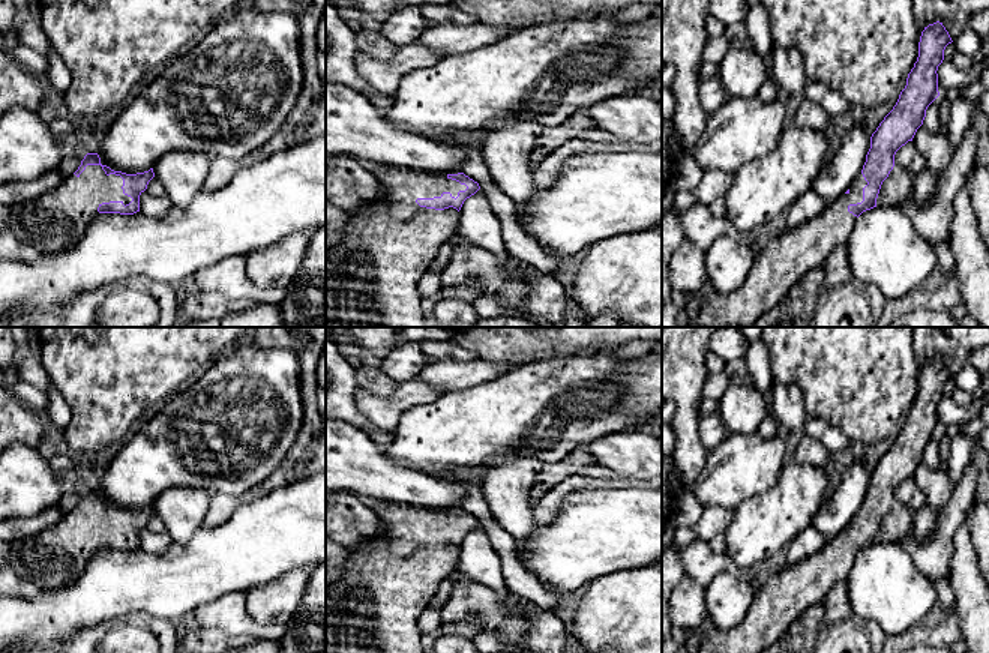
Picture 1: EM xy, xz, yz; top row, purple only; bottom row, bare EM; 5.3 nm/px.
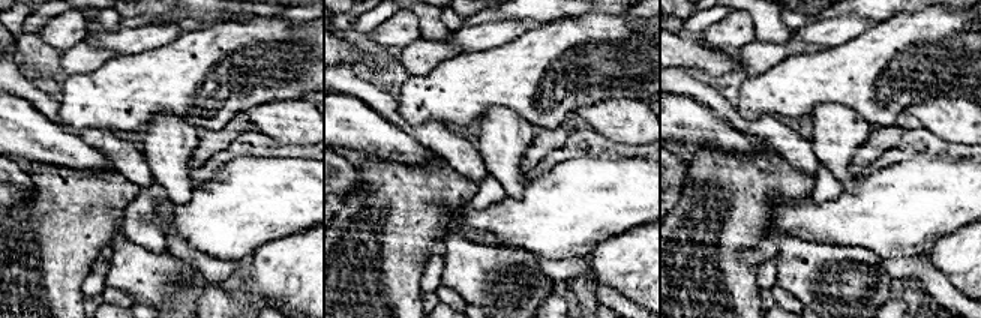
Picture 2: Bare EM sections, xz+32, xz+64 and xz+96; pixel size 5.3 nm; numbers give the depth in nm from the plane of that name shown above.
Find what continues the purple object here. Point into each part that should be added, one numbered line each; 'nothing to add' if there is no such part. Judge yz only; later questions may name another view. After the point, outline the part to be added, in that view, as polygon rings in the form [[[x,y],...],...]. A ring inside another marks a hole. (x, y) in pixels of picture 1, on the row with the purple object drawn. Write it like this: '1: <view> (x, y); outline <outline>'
1: yz (785, 258); outline [[[860,173],[849,188],[849,192],[828,203],[815,218],[792,230],[785,230],[777,236],[767,237],[744,284],[734,293],[720,294],[707,284],[701,291],[687,294],[683,309],[687,318],[687,327],[749,327],[761,315],[780,303],[792,285],[807,272],[822,267],[836,248],[846,246],[857,219],[857,216],[848,212],[848,206],[863,201],[863,188],[866,185],[867,182]]]

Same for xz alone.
1: xz (374, 260); outline [[[380,165],[380,167],[381,171],[374,176],[383,186],[383,197],[372,203],[368,203],[366,206],[360,207],[359,210],[354,210],[353,213],[345,213],[342,225],[333,233],[326,236],[326,327],[431,327],[420,305],[423,297],[419,293],[417,284],[419,279],[429,269],[440,246],[449,242],[456,234],[459,225],[459,212],[453,207],[444,210],[420,207],[416,203],[416,200],[441,197],[443,192],[450,192],[452,197],[456,198],[458,192],[465,191],[467,186],[461,185],[456,180],[449,179],[447,174],[431,174],[425,171],[392,165]]]

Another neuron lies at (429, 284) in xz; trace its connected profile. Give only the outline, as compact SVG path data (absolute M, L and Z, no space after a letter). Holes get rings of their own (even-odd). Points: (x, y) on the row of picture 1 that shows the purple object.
M426 270L425 275L419 279L417 288L422 297L431 297L440 293L443 288L441 273Z

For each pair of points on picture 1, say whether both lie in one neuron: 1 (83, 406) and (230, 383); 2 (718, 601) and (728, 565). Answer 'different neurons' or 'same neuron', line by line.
1: different neurons
2: different neurons

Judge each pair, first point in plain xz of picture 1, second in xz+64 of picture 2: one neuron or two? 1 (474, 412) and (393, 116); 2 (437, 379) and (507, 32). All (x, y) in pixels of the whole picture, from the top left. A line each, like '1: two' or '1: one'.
1: two
2: one

